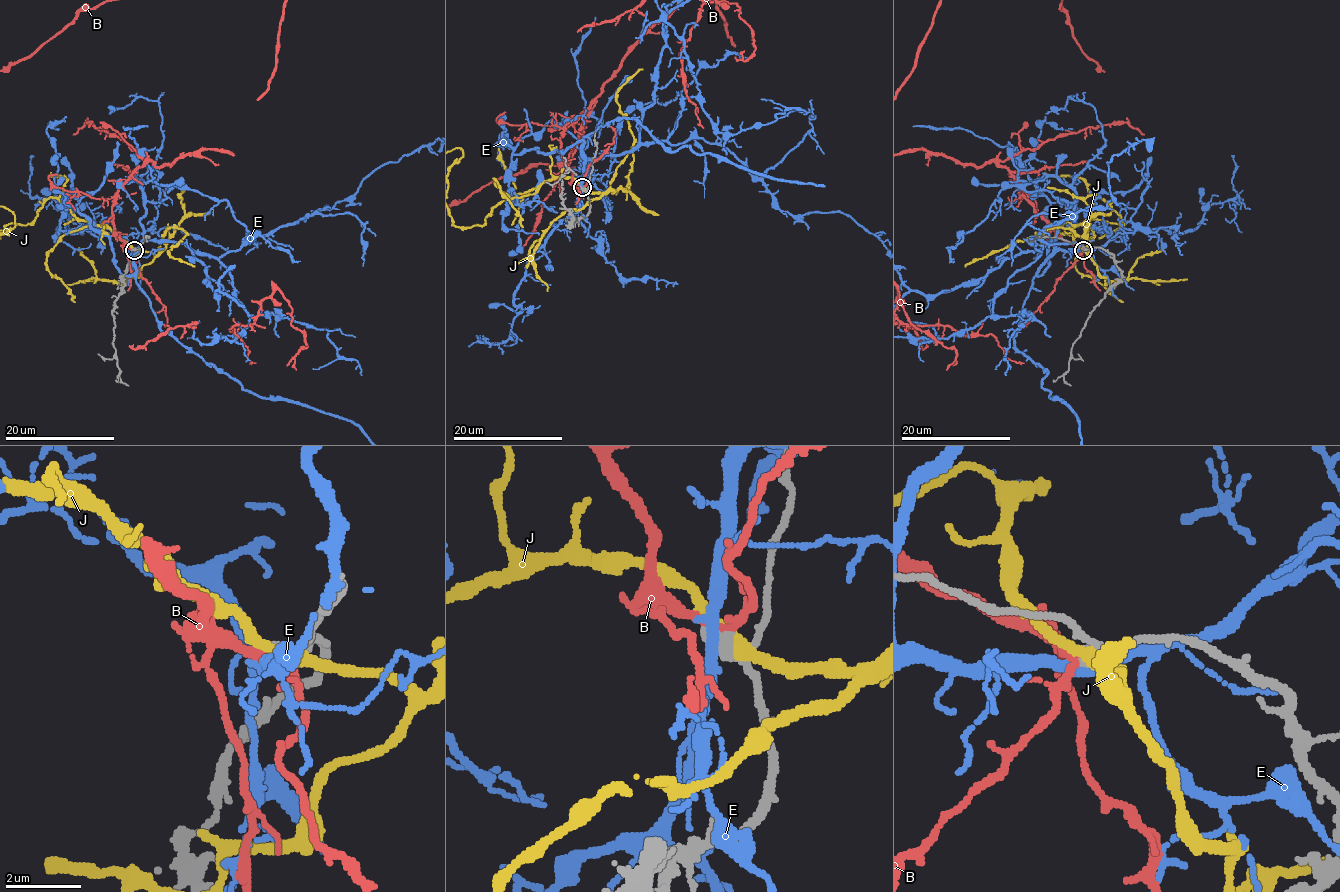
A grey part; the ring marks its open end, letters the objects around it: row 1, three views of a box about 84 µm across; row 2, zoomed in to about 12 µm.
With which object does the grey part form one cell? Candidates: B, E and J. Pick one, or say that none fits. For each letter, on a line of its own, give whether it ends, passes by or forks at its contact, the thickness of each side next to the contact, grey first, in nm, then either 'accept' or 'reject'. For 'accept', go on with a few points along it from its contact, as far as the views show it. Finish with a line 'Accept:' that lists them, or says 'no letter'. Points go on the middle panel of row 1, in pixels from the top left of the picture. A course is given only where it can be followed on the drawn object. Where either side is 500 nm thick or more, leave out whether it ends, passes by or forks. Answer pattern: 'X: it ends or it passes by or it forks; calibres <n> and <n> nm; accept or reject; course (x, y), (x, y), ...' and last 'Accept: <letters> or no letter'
B: it passes by; calibres 400 and 220 nm; accept
E: it passes by; calibres 400 and 320 nm; reject
J: it passes by; calibres 400 and 320 nm; reject
Accept: B

